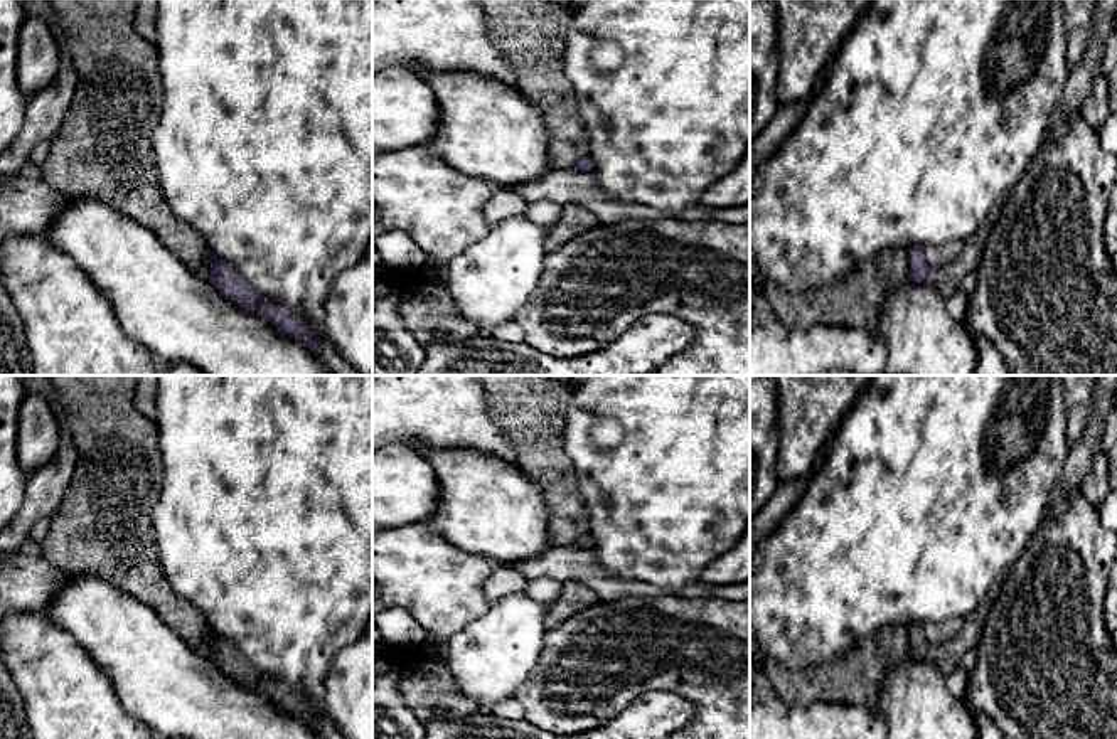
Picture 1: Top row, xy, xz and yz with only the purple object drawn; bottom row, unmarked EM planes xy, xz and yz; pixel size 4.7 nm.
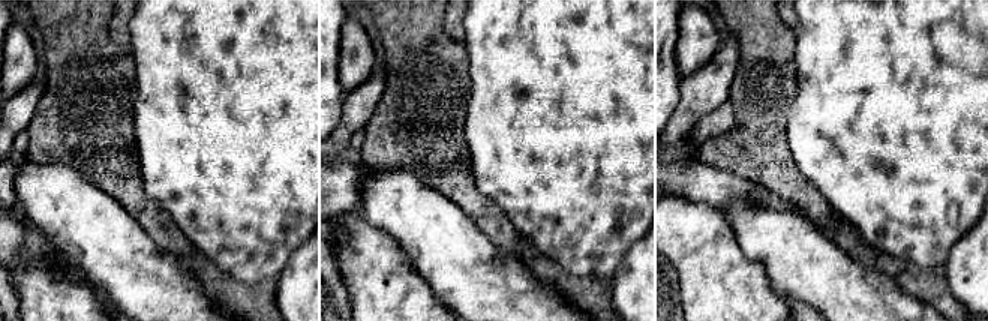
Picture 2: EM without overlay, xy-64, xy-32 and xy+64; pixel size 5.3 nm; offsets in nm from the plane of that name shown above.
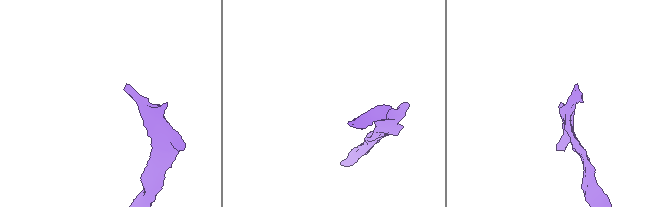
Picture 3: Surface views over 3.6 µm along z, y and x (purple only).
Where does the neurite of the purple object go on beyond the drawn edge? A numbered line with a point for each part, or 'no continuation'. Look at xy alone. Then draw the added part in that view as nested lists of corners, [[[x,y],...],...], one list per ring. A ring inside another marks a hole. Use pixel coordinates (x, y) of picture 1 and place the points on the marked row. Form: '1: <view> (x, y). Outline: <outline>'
no continuation

